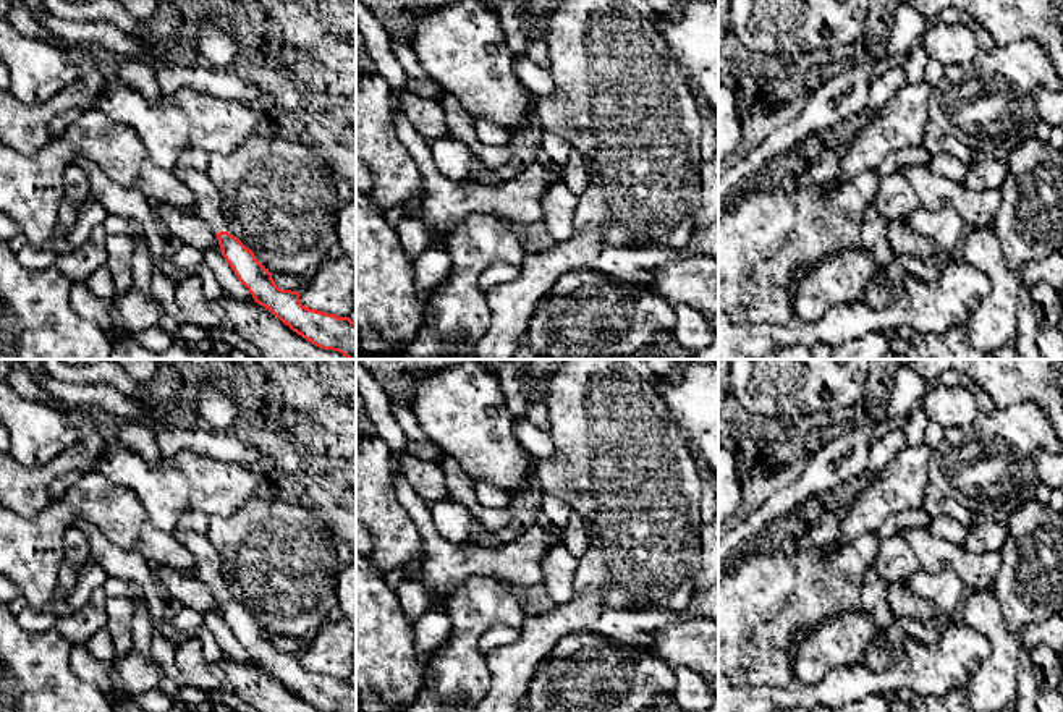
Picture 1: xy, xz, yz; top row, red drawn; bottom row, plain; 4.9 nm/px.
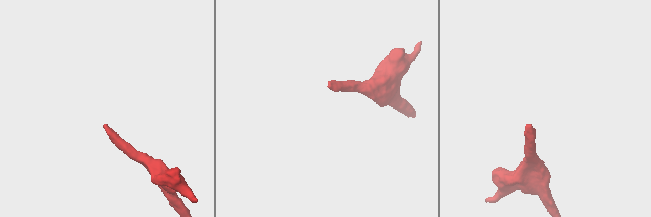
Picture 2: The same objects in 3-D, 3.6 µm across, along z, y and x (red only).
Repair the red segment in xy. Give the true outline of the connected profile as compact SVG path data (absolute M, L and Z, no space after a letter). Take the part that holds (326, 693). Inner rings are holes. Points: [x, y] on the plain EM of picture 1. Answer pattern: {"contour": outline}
{"contour": "M176 529L173 534L193 553L196 576L214 592L222 618L257 667L322 712L356 712L356 686L349 680L303 668L298 654L278 651L269 631L256 621L254 615L228 595L220 558L205 536Z"}

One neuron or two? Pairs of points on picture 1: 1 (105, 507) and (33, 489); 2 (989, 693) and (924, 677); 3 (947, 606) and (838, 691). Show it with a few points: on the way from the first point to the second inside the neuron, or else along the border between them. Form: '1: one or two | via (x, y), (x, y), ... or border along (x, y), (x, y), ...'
1: two | border along (52, 499), (34, 515), (21, 517), (16, 513)
2: two | border along (986, 657), (960, 688)
3: two | border along (950, 622), (942, 631)

